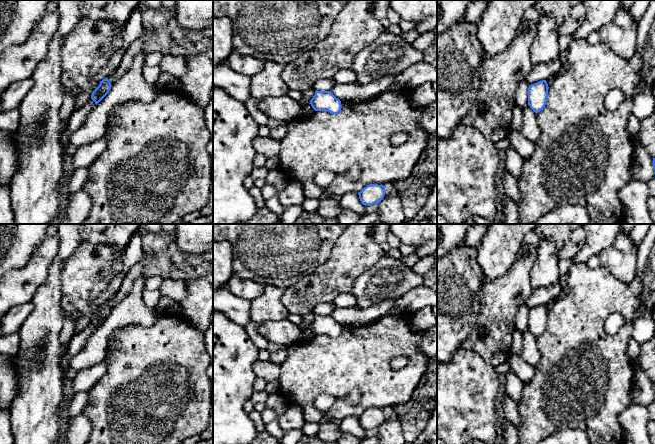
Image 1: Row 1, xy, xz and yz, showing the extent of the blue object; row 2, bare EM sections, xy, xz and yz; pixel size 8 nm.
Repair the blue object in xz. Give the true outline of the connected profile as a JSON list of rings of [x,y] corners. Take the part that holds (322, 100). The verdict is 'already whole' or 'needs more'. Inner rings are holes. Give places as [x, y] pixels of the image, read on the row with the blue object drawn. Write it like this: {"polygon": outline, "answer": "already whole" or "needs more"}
{"polygon": [[[316,91],[310,104],[315,111],[328,111],[338,114],[341,111],[341,101],[331,91]]], "answer": "already whole"}

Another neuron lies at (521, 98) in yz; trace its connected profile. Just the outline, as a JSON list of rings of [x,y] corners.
[[[524,80],[521,81],[519,87],[516,91],[516,106],[520,107],[522,110],[528,106],[528,83]]]

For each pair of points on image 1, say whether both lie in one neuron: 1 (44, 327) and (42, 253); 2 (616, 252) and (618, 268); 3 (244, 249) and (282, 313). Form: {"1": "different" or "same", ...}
{"1": "different", "2": "same", "3": "different"}

